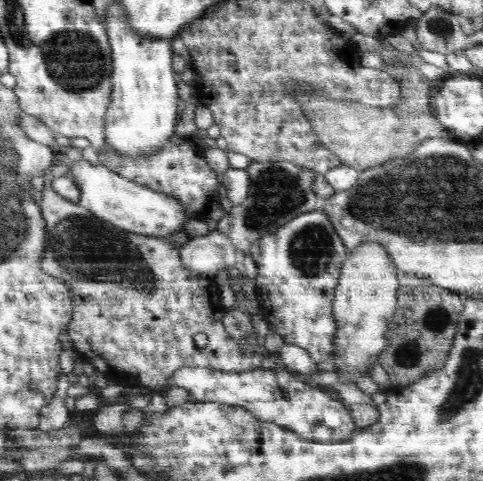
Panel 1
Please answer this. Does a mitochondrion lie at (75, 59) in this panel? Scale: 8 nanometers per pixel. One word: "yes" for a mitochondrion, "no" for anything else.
yes

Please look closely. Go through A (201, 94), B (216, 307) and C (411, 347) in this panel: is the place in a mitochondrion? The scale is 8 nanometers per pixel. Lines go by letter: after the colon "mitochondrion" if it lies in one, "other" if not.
A: other
B: other
C: mitochondrion

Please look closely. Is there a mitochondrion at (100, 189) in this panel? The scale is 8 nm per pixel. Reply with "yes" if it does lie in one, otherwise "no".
no

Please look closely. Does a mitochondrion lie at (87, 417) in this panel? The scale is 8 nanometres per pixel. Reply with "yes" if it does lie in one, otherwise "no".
no

